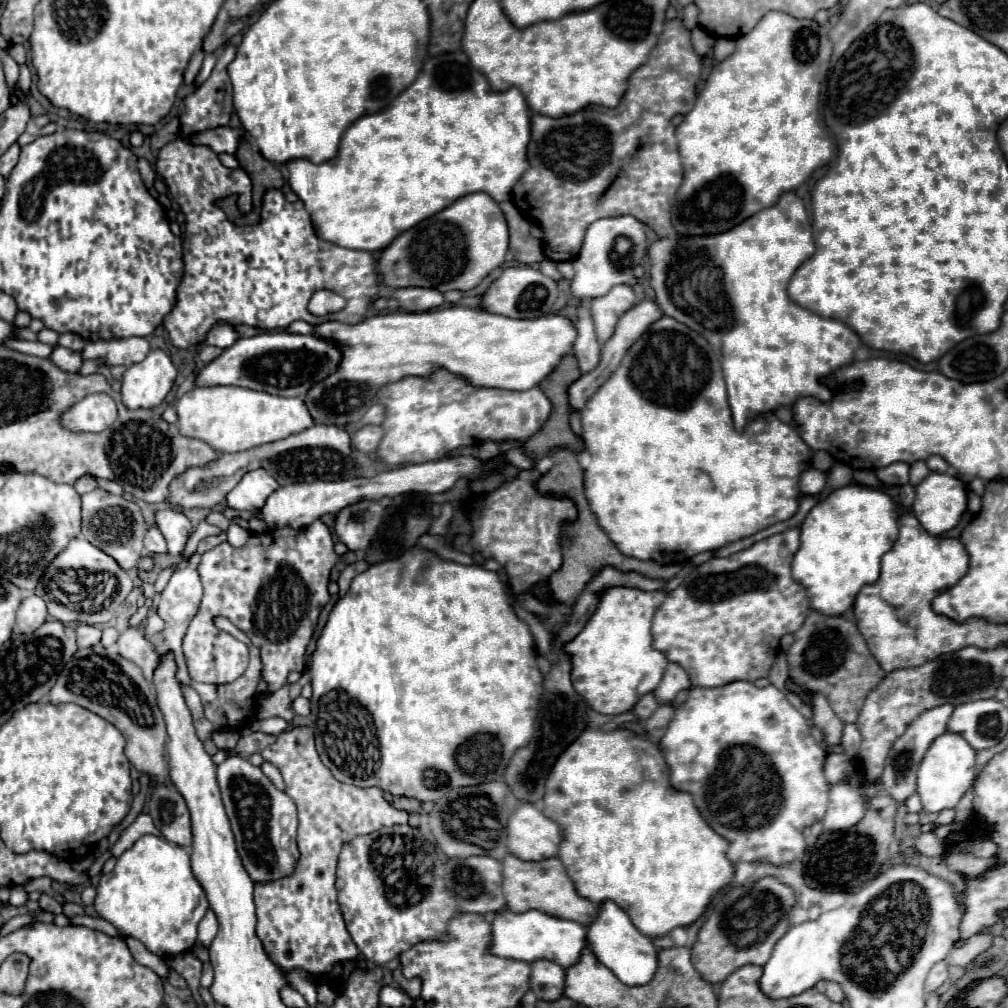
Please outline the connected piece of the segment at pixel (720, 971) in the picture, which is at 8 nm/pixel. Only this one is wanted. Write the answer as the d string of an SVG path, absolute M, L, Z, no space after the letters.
M764 877L758 883L754 883L752 887L728 887L728 889L730 891L724 893L720 897L720 901L714 905L714 911L710 913L708 921L702 925L702 929L698 933L698 941L692 947L692 965L710 983L724 981L732 971L736 971L748 963L764 965L770 959L774 943L788 931L788 925L790 925L788 915L790 915L792 907L796 905L792 889L782 885L774 877Z

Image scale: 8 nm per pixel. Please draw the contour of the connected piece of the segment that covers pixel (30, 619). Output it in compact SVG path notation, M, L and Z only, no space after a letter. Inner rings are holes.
M28 595L16 613L16 625L24 635L36 631L46 619L48 619L46 603L36 595Z

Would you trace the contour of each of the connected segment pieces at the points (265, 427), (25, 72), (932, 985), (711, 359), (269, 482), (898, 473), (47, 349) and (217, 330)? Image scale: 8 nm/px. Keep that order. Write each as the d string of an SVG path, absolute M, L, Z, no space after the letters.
M196 387L176 403L178 429L186 437L202 439L220 453L246 451L264 443L286 439L314 425L302 397L278 397L246 387Z
M20 65L20 73L18 78L18 87L22 91L22 95L28 95L32 81L32 74L27 65Z
M940 961L940 963L936 963L936 965L930 969L924 989L926 989L928 993L932 993L932 991L936 991L946 979L948 979L948 965L946 965L946 961Z
M672 317L658 319L628 349L620 367L610 375L610 379L600 387L600 391L596 391L592 399L588 399L588 403L582 409L582 439L584 439L586 451L590 453L590 465L584 471L586 497L588 497L592 513L598 517L600 527L606 531L606 535L612 539L612 543L618 547L620 553L632 555L636 559L652 559L656 563L682 563L702 551L714 551L732 541L750 537L774 523L790 519L798 511L798 503L800 503L800 495L798 495L800 473L804 473L812 465L810 463L812 449L802 441L800 433L794 427L782 423L774 413L766 413L764 417L750 421L744 433L738 433L734 429L718 355L714 353L712 345L702 335L696 335L696 331L692 331L690 327L684 327L684 323L676 323L676 319Z
M256 469L244 475L244 479L226 497L226 503L228 507L238 511L254 511L260 509L276 489L278 489L276 479L268 475L264 469Z
M892 463L888 467L882 467L876 471L878 479L888 483L888 485L904 485L908 483L908 473L910 473L910 465L904 463Z
M8 341L4 343L4 347L10 347L10 349L16 349L20 353L28 353L28 355L36 355L36 357L48 357L56 345L48 345L48 343L40 343L40 341Z
M216 323L216 327L212 327L212 331L208 331L208 335L204 337L202 345L216 345L226 349L238 339L240 339L240 333L232 323Z

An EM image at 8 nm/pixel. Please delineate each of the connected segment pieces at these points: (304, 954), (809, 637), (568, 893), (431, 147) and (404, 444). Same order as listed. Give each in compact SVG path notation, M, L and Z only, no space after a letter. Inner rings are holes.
M290 727L284 733L276 737L272 745L268 745L262 753L264 761L272 763L274 767L280 769L284 777L284 793L296 803L298 809L298 847L300 847L300 861L296 865L296 871L292 877L284 877L266 885L256 885L254 887L254 901L256 901L256 915L258 915L258 927L256 933L260 941L264 943L266 953L270 959L282 967L282 969L292 969L292 967L302 967L308 971L310 977L328 973L336 963L356 959L358 957L358 947L354 945L350 933L346 931L338 897L336 897L336 863L338 863L338 853L342 845L358 835L366 835L372 831L378 831L380 827L392 827L392 825L404 825L408 823L408 813L394 809L382 795L378 787L354 787L346 785L334 779L334 775L328 771L328 767L322 765L318 751L314 747L314 735L310 727Z
M810 611L804 625L794 633L786 661L790 679L810 693L824 695L842 723L856 723L866 695L886 677L856 623L844 617L824 617L816 611Z
M506 855L502 861L504 867L504 881L502 881L502 891L506 895L506 905L514 913L524 913L530 909L538 909L542 913L548 913L552 917L560 919L572 919L582 925L590 925L596 915L598 915L598 905L592 901L580 897L574 889L574 883L564 871L564 865L560 863L558 857L552 859L542 859L542 861L522 861L516 859L516 855Z
M452 51L452 53L444 53L444 55L436 55L430 57L420 75L418 81L414 81L408 89L404 89L390 107L386 107L384 111L378 111L374 115L364 115L358 121L354 121L346 133L342 135L340 141L340 151L334 159L326 161L326 163L312 163L308 159L296 159L290 161L286 167L290 171L290 187L292 191L304 201L306 211L312 217L312 223L316 225L316 231L322 239L330 241L330 243L338 243L342 247L350 247L350 249L364 249L364 251L382 251L384 247L388 247L388 243L392 243L392 239L396 239L396 235L408 231L408 227L414 227L416 223L436 215L436 211L442 211L444 207L452 205L456 199L470 195L470 193L478 193L484 191L488 193L494 201L504 201L512 197L512 187L516 185L516 181L522 177L522 173L528 169L528 143L530 143L530 111L528 105L522 97L522 93L516 87L512 87L504 92L494 92L488 87L488 81L484 79L484 75L480 71L476 71L470 63L468 57L462 51Z
M436 369L430 377L404 377L396 383L388 383L378 391L378 403L384 407L384 437L376 451L376 457L386 465L426 463L446 457L450 451L482 441L528 441L546 421L552 411L550 399L538 389L506 391L494 387L472 387L464 377L452 375L448 369Z

